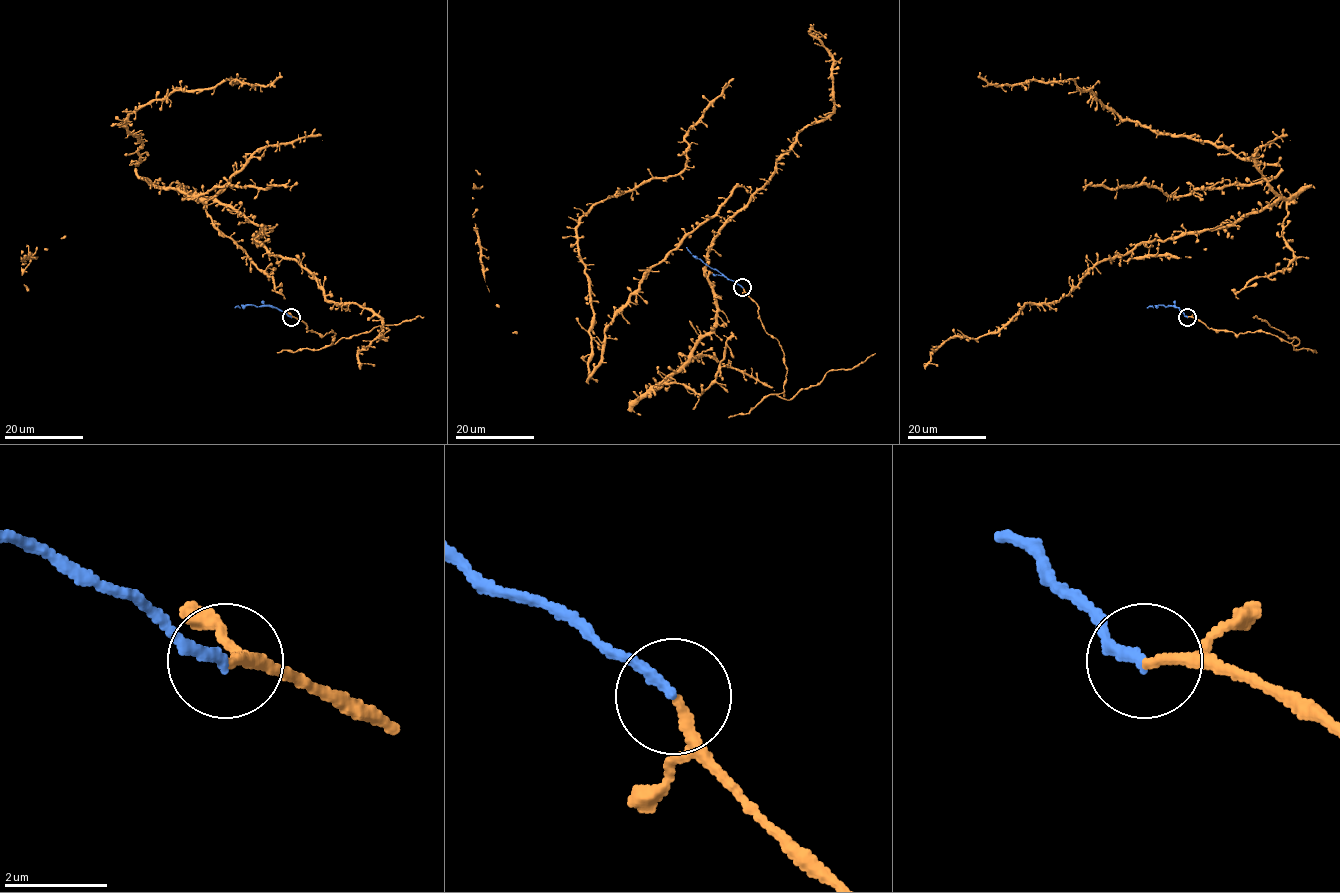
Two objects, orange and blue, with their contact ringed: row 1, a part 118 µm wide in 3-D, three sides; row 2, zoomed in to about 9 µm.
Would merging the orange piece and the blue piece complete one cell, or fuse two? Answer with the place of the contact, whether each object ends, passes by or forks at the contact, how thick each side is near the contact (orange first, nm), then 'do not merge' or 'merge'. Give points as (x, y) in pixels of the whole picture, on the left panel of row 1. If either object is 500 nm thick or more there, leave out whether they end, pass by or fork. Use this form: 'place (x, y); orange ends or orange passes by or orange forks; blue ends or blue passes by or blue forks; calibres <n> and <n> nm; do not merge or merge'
place (291, 317); orange ends; blue ends; calibres 200 and 200 nm; merge

